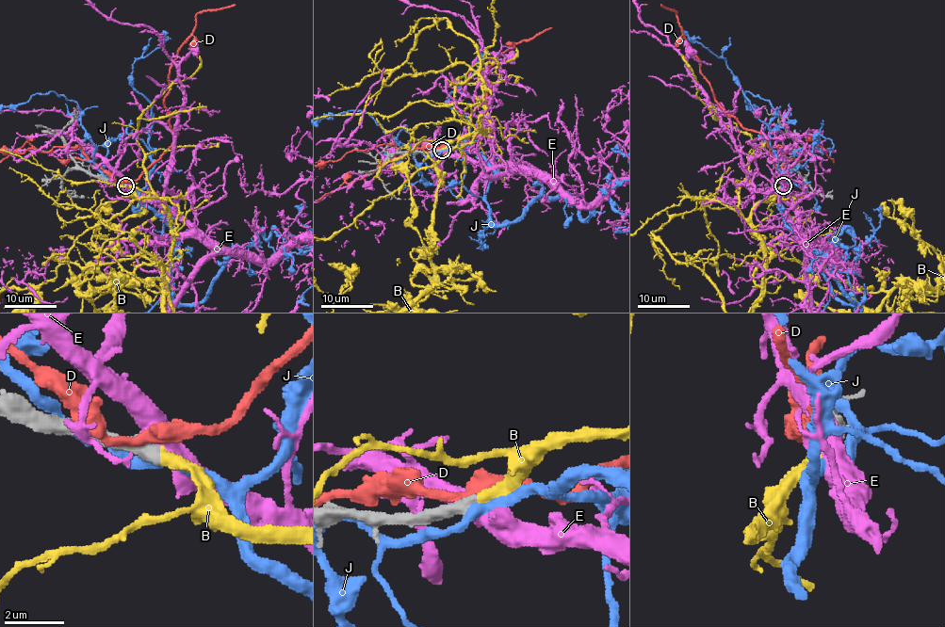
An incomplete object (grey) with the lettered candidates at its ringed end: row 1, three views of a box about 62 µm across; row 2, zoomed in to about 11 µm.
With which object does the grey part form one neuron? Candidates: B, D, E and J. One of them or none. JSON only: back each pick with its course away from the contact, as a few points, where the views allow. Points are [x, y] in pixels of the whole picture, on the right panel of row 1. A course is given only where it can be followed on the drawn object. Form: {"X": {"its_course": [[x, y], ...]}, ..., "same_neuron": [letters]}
{"same_neuron": ["B"]}

